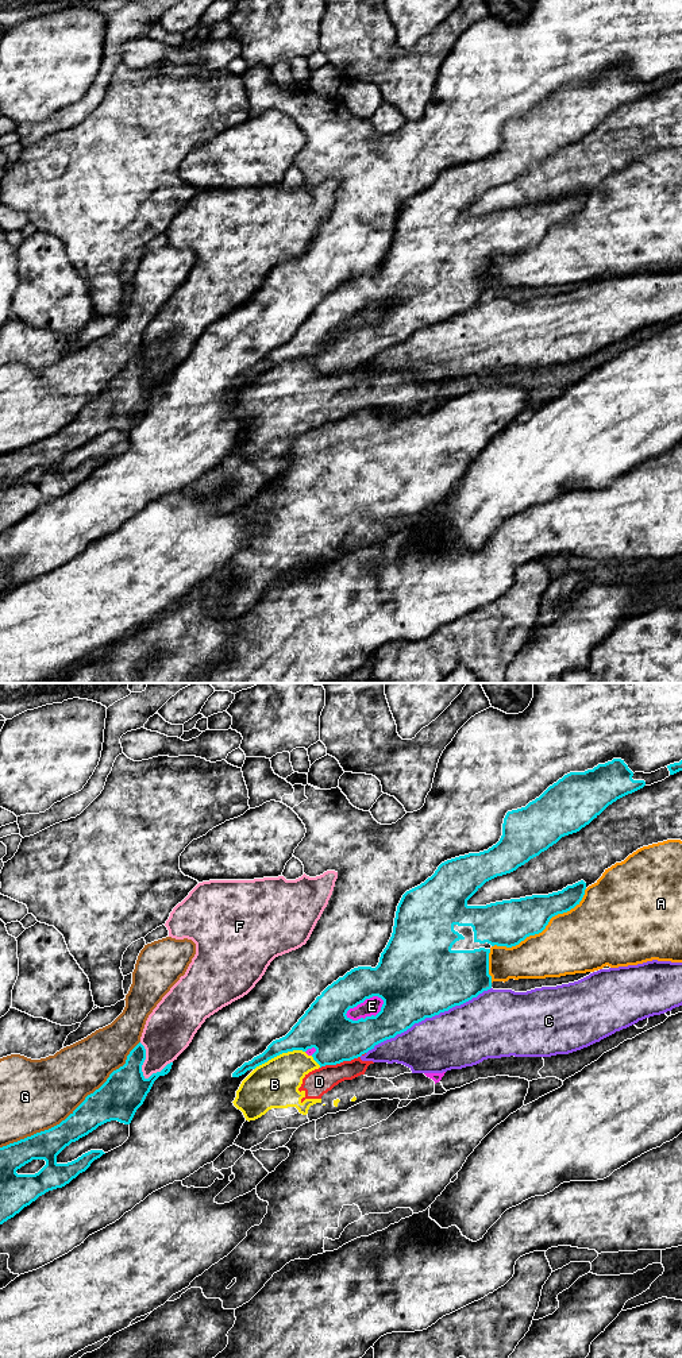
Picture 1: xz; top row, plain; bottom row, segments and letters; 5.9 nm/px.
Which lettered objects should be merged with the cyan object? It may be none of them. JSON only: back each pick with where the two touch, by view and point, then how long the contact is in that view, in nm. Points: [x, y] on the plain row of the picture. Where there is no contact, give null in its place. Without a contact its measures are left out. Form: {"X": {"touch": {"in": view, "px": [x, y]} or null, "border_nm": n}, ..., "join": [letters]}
{"join": []}

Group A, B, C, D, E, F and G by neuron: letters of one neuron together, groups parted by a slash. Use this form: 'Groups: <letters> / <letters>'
Groups: A / B D E / C / F / G

